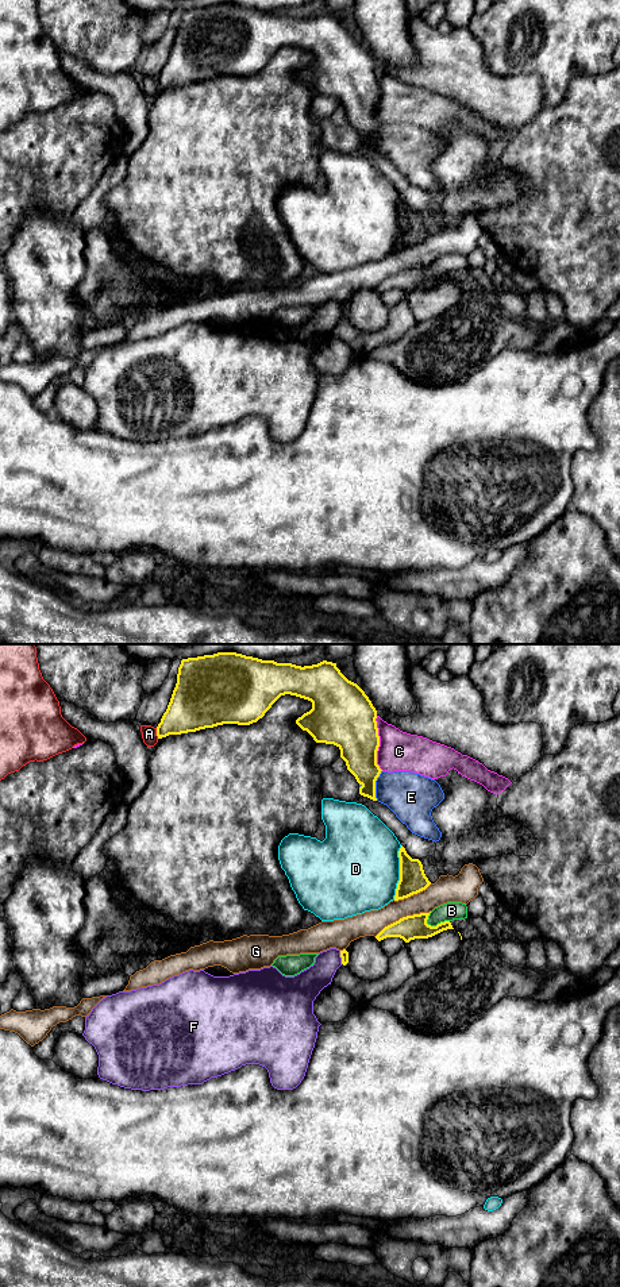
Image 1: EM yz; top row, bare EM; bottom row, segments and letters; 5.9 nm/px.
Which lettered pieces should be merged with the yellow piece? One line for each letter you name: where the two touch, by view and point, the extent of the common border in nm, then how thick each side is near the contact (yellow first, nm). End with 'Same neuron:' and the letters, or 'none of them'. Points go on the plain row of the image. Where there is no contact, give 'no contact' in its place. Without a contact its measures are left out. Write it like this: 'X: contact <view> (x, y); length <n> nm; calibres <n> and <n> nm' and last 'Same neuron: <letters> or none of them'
Same neuron: none of them

